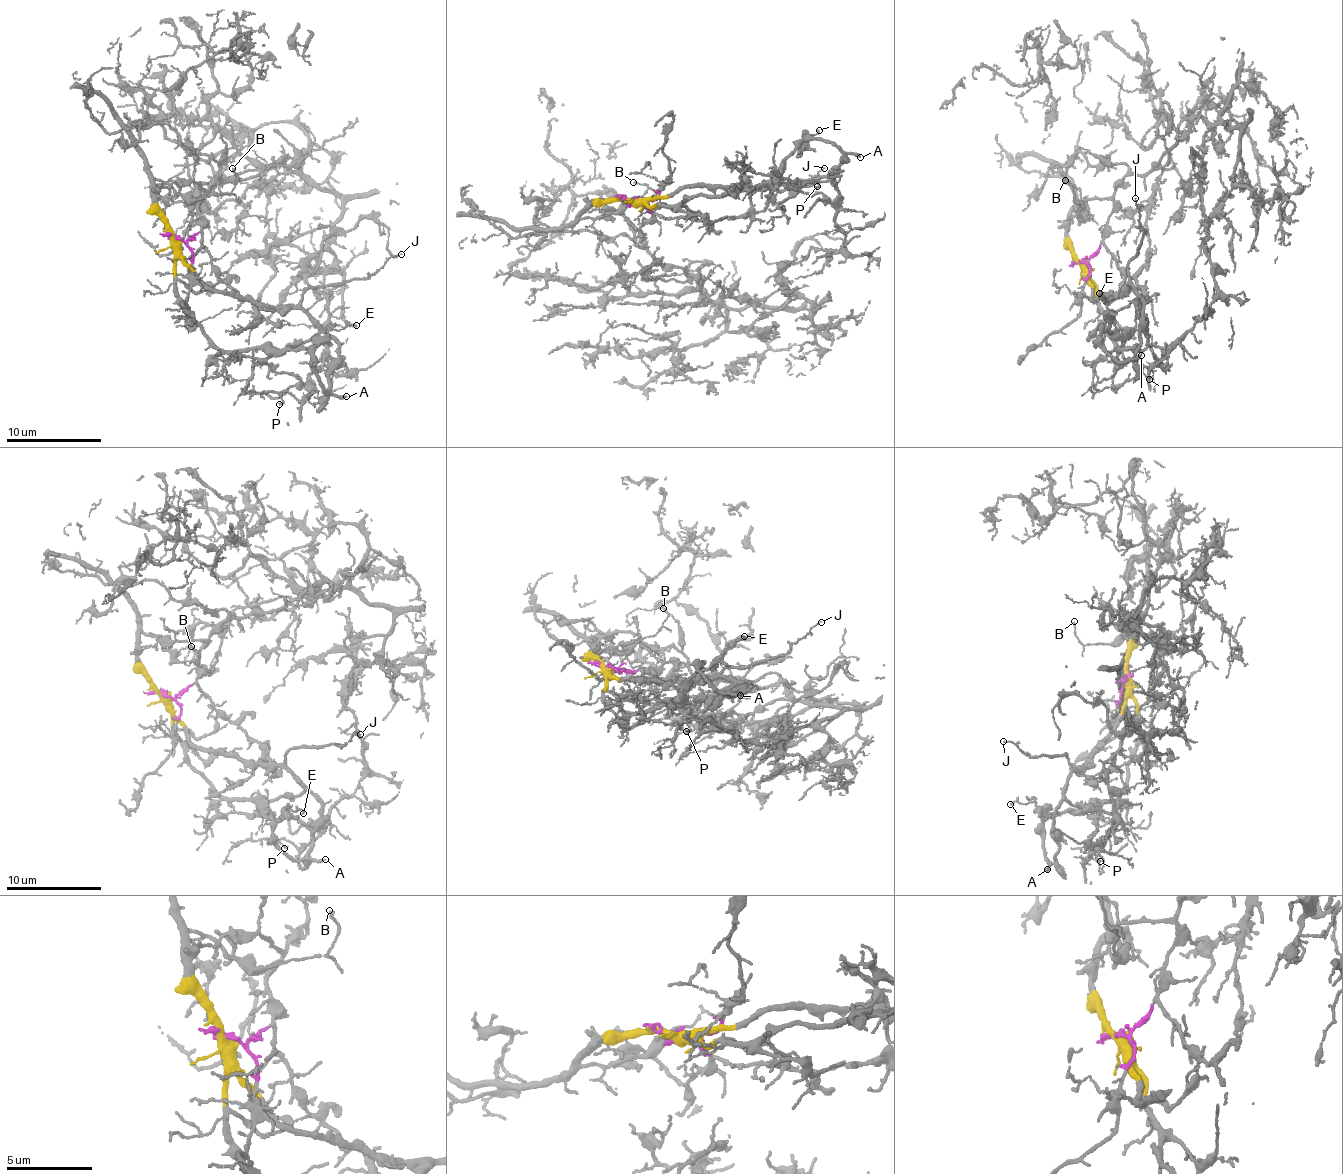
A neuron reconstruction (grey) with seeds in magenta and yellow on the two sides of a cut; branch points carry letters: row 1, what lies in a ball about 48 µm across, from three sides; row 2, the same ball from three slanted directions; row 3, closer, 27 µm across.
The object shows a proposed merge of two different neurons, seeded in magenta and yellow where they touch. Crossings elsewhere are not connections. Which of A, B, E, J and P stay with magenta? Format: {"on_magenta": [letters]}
{"on_magenta": ["P"]}

